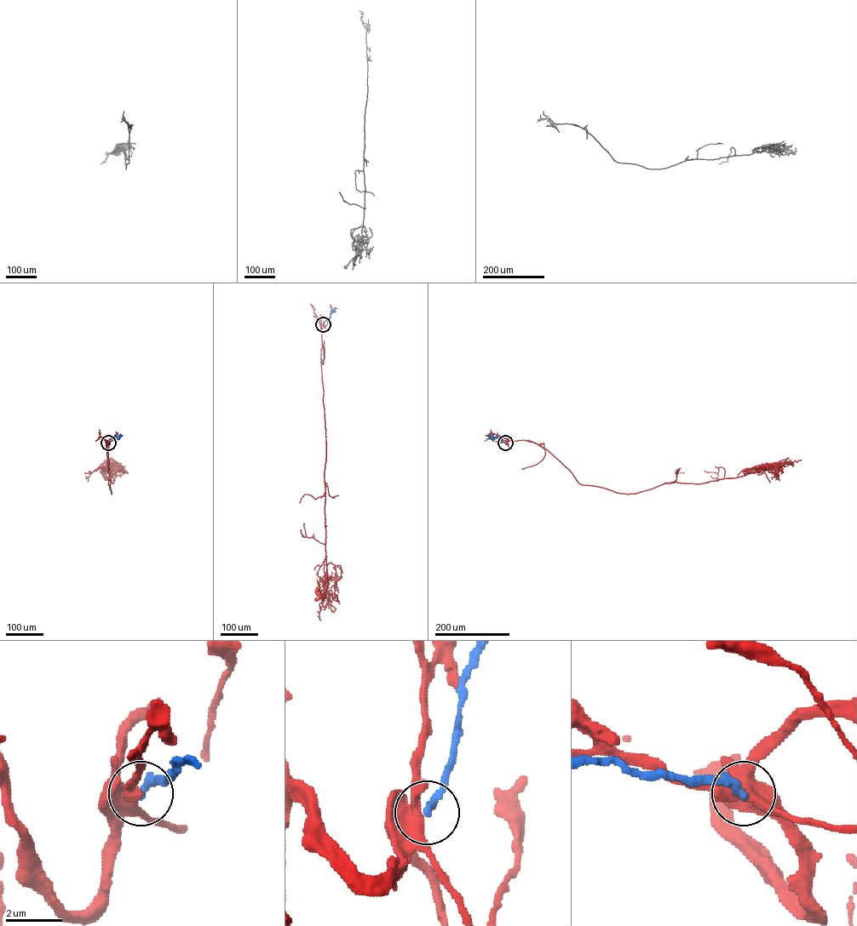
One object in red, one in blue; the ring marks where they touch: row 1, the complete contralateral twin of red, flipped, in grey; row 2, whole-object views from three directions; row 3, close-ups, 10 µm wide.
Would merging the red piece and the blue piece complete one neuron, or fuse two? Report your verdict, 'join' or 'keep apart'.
keep apart

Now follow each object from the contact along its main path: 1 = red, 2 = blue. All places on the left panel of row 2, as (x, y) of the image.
1: (108, 442), (106, 440), (108, 484), (112, 494), (109, 485), (113, 469), (112, 467), (104, 471), (101, 465)
2: (108, 442), (115, 437), (120, 436), (120, 438)

